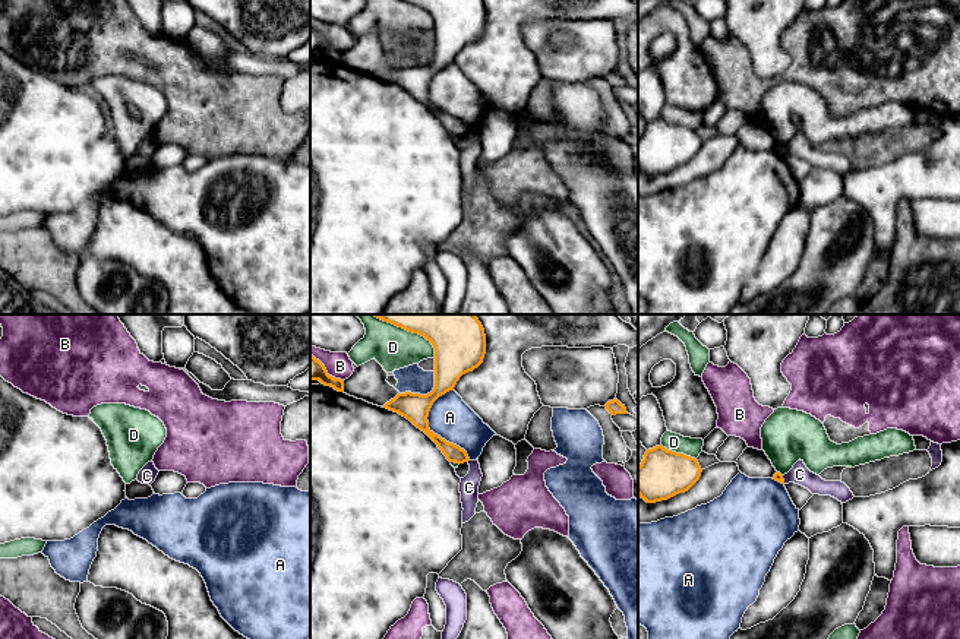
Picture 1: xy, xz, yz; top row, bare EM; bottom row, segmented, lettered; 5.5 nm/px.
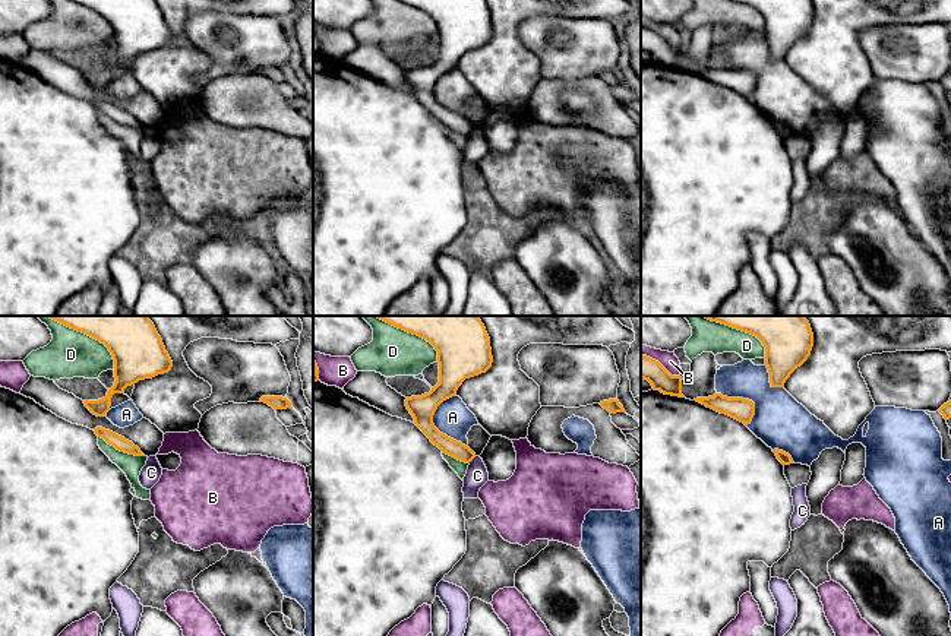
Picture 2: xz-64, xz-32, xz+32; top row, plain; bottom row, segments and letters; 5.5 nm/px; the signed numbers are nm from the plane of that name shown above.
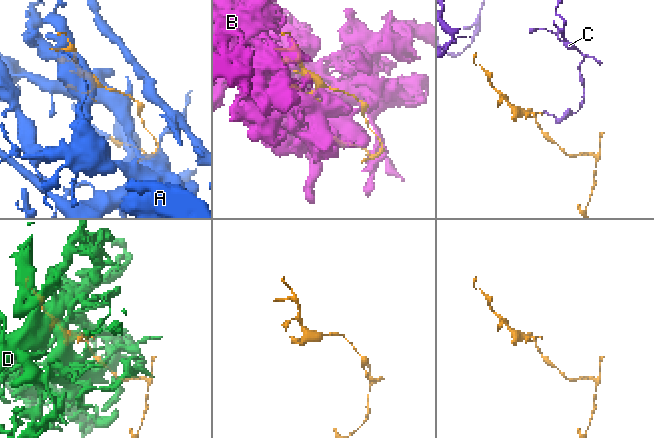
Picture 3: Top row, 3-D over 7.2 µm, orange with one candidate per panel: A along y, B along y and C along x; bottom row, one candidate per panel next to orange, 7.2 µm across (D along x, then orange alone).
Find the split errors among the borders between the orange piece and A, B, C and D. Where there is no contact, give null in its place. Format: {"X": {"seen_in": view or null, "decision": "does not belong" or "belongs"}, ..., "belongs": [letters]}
{"A": {"seen_in": "xz", "decision": "does not belong"}, "B": {"seen_in": "xz", "decision": "does not belong"}, "C": {"seen_in": "yz", "decision": "does not belong"}, "D": {"seen_in": "xz", "decision": "does not belong"}, "belongs": []}

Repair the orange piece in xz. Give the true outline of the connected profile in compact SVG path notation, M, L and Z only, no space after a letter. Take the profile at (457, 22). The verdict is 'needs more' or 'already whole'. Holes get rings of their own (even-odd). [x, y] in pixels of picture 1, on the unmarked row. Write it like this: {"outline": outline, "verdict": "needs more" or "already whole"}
{"outline": "M402 0L424 9L435 20L435 60L427 67L398 66L383 80L398 85L424 104L449 135L464 136L470 130L464 121L446 114L429 101L429 83L433 75L454 63L460 50L477 41L486 26L483 0Z", "verdict": "already whole"}

